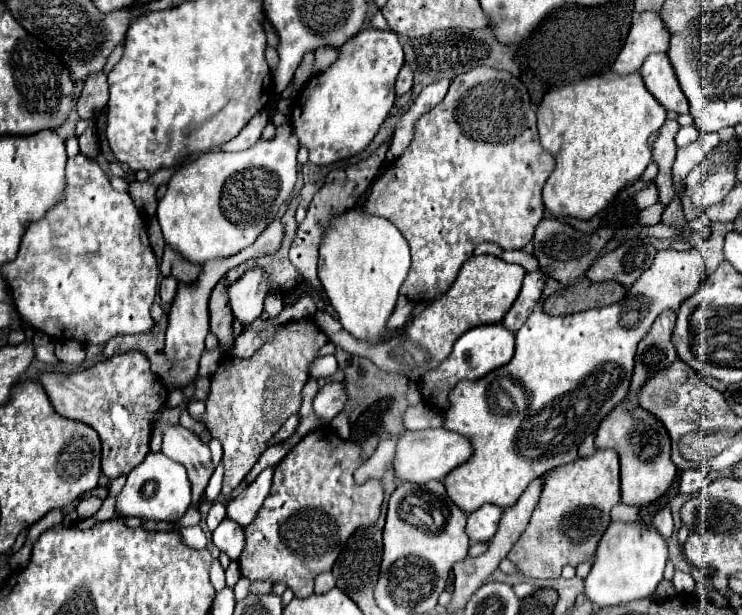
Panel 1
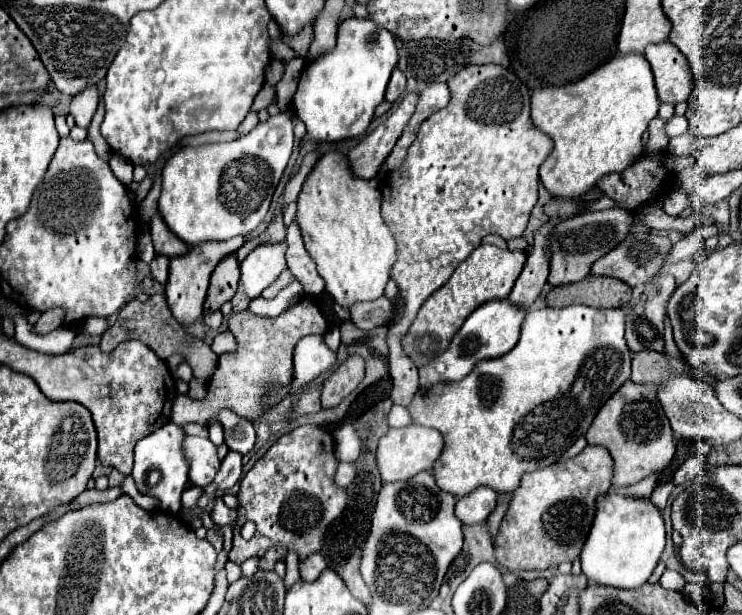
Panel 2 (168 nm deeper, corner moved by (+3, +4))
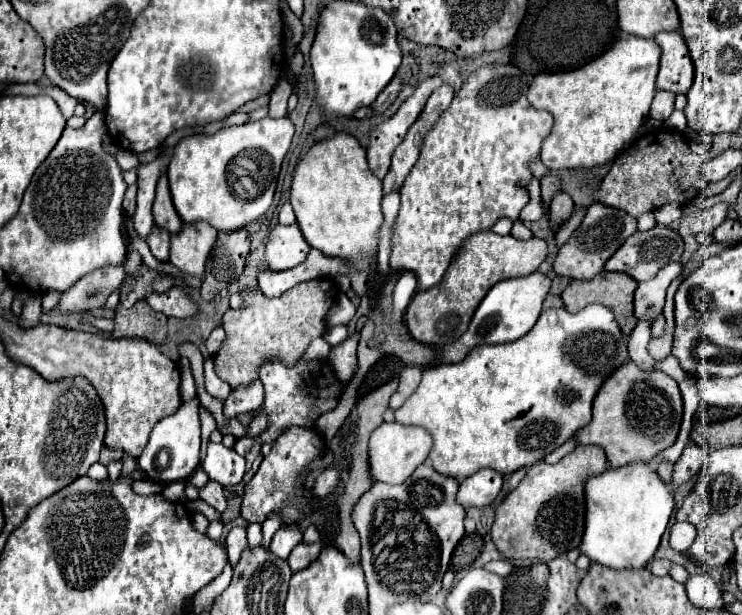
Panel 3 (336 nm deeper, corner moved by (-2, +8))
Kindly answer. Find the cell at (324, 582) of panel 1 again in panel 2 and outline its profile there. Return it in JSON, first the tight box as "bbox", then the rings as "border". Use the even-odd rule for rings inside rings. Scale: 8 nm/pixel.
{"bbox":[300,553,326,581],"border":[[[320,553],[316,555],[310,555],[306,557],[302,563],[300,563],[300,577],[304,581],[316,581],[320,577],[320,573],[326,569],[326,563],[324,563],[324,557]]]}

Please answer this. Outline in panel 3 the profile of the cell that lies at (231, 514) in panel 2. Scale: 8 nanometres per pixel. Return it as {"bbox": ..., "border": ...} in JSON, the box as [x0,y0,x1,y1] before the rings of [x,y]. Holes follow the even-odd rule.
{"bbox":[199,481,227,513],"border":[[[207,481],[207,485],[203,485],[201,489],[199,489],[199,497],[205,501],[205,503],[209,503],[213,509],[217,509],[219,513],[223,513],[225,511],[225,507],[227,507],[227,501],[225,501],[225,497],[223,497],[223,487],[221,485],[217,485],[217,481]]]}

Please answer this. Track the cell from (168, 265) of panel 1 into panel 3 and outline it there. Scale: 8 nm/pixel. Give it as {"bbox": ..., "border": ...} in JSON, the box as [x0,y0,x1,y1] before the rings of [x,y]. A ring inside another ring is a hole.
{"bbox":[153,173,183,235],"border":[[[161,173],[159,181],[157,181],[157,195],[155,195],[155,201],[153,201],[153,217],[155,217],[155,223],[159,227],[167,229],[171,235],[179,233],[179,229],[183,225],[181,217],[177,215],[177,211],[173,207],[171,195],[169,195],[167,173]]]}

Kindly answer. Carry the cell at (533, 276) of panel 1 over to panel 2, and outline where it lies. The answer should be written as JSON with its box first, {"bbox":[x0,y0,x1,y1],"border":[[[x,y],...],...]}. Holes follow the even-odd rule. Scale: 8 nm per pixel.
{"bbox":[508,219,560,309],"border":[[[552,219],[546,225],[542,225],[536,235],[534,235],[534,245],[528,251],[528,259],[526,265],[520,273],[520,277],[516,279],[516,285],[512,289],[512,293],[508,295],[510,303],[520,307],[520,309],[528,309],[536,297],[540,295],[542,287],[546,285],[548,279],[548,263],[550,263],[550,249],[548,249],[548,235],[554,229],[554,225],[560,219]]]}

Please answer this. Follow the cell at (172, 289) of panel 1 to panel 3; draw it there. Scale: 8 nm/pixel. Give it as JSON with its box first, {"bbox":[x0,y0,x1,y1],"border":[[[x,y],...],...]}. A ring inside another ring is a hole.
{"bbox":[147,225,169,261],"border":[[[153,225],[149,237],[147,237],[147,245],[151,249],[151,253],[159,259],[159,261],[167,261],[169,257],[169,231]]]}

